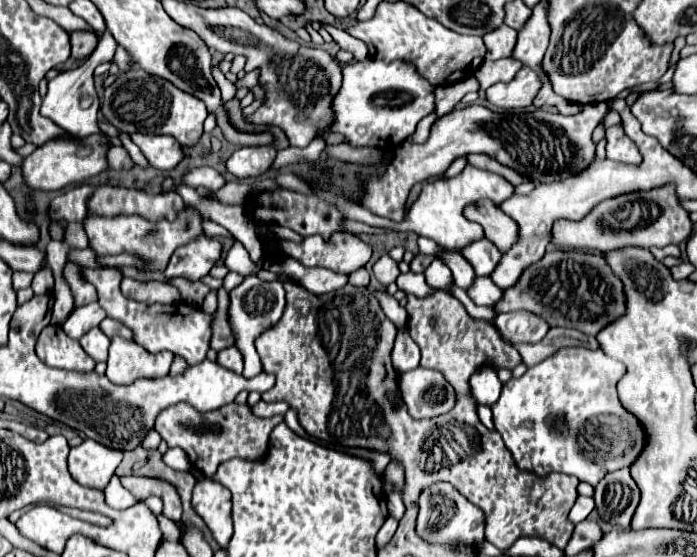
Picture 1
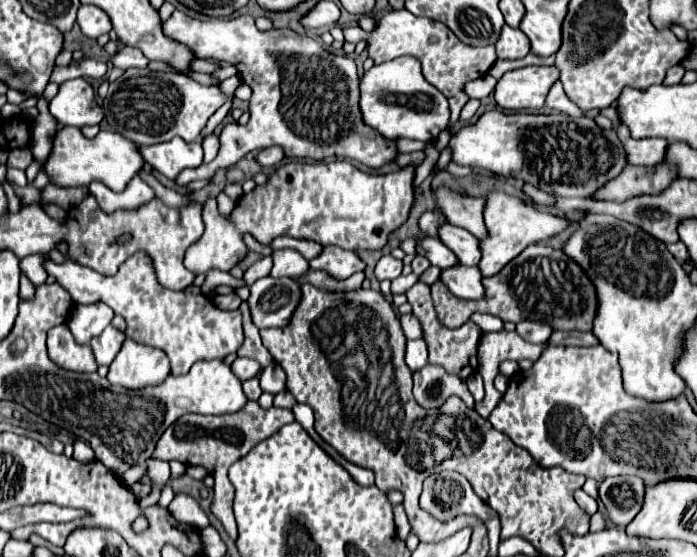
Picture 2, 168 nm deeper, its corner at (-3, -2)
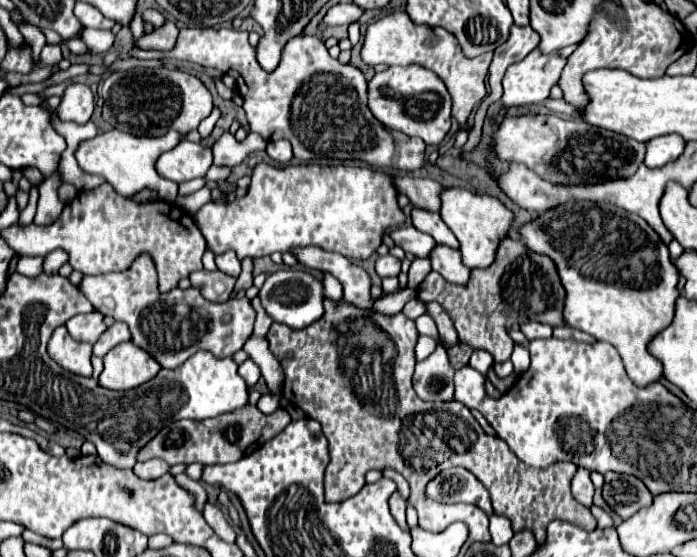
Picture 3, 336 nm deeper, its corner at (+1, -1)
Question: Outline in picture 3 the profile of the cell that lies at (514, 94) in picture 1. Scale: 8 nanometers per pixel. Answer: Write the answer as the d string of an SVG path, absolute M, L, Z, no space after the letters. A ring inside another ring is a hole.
M533 49L523 61L511 65L503 77L503 97L505 107L537 105L549 97L551 87L559 81L565 67L565 59L557 53L543 55Z

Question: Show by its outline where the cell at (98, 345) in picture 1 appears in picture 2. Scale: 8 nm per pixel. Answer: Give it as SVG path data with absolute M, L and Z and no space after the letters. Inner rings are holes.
M109 324L109 328L105 328L105 332L101 332L101 336L93 338L91 340L91 348L93 348L97 364L109 366L113 362L113 358L117 356L117 352L119 352L119 348L121 348L125 338L127 338L125 332L117 330L111 324Z

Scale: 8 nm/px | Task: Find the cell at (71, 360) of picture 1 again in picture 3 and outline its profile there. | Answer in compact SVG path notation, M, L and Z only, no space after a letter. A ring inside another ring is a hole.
M57 327L47 345L49 357L63 369L89 377L91 375L91 345L71 339L65 327Z

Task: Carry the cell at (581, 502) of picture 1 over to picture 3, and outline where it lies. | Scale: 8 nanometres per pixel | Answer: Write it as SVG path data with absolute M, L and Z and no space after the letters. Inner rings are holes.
M579 467L573 481L571 481L571 493L575 497L575 501L579 501L581 505L585 507L591 507L593 505L593 483L589 479L589 473Z

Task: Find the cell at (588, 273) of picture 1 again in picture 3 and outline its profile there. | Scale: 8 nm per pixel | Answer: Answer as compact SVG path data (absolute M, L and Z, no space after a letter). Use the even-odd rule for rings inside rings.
M503 239L493 265L487 269L473 269L465 287L453 287L431 271L417 287L417 297L421 301L437 301L453 319L459 341L489 351L495 361L507 361L511 357L511 351L505 351L505 329L513 323L541 321L551 327L565 325L565 289L555 263L547 255L535 253L515 239Z

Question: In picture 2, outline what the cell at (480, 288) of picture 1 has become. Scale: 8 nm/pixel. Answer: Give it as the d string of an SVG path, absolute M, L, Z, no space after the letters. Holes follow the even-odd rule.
M457 264L453 268L441 270L441 280L443 284L459 298L467 300L479 300L483 296L483 284L481 284L481 270L479 268L469 268L463 264Z

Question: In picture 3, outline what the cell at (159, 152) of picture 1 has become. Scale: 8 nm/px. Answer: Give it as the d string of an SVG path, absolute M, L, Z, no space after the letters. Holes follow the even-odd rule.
M181 139L177 147L173 147L171 151L163 153L157 159L155 169L161 177L175 181L175 183L183 183L195 177L203 177L207 169L211 167L211 163L213 163L211 149L199 143Z

